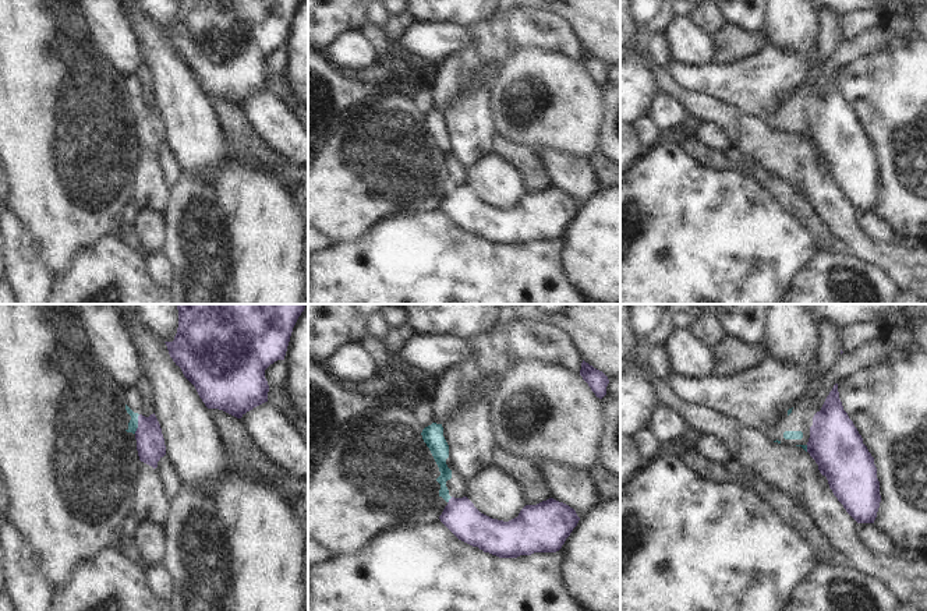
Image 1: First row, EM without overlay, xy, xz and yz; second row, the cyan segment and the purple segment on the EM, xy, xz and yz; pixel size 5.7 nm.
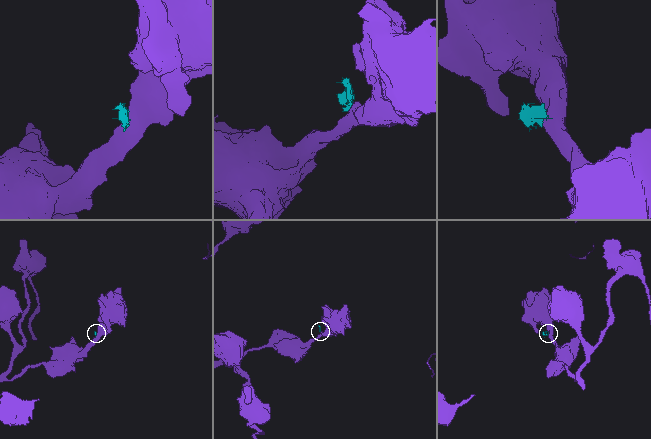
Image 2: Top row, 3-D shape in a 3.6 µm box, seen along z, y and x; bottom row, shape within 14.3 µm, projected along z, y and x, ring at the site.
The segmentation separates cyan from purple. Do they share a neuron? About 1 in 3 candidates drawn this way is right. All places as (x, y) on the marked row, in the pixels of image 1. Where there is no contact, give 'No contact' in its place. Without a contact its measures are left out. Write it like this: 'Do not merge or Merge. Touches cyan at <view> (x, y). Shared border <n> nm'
Do not merge. Touches cyan at xy (137, 424). Shared border 120 nm.

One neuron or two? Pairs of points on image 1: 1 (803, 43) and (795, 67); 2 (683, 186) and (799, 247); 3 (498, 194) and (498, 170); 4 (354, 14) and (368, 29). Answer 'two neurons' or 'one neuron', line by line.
1: two neurons
2: one neuron
3: one neuron
4: two neurons

